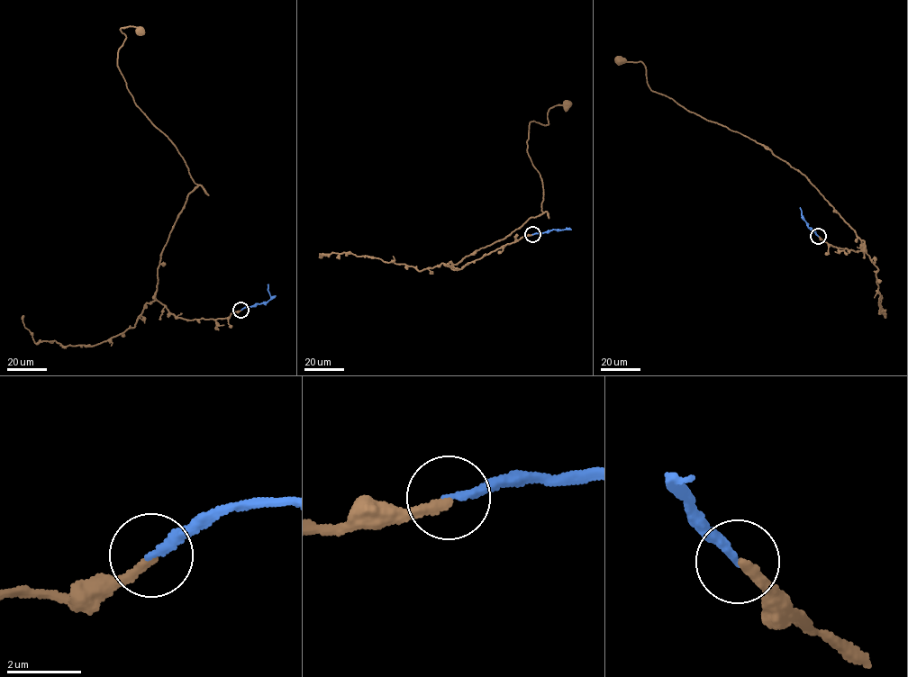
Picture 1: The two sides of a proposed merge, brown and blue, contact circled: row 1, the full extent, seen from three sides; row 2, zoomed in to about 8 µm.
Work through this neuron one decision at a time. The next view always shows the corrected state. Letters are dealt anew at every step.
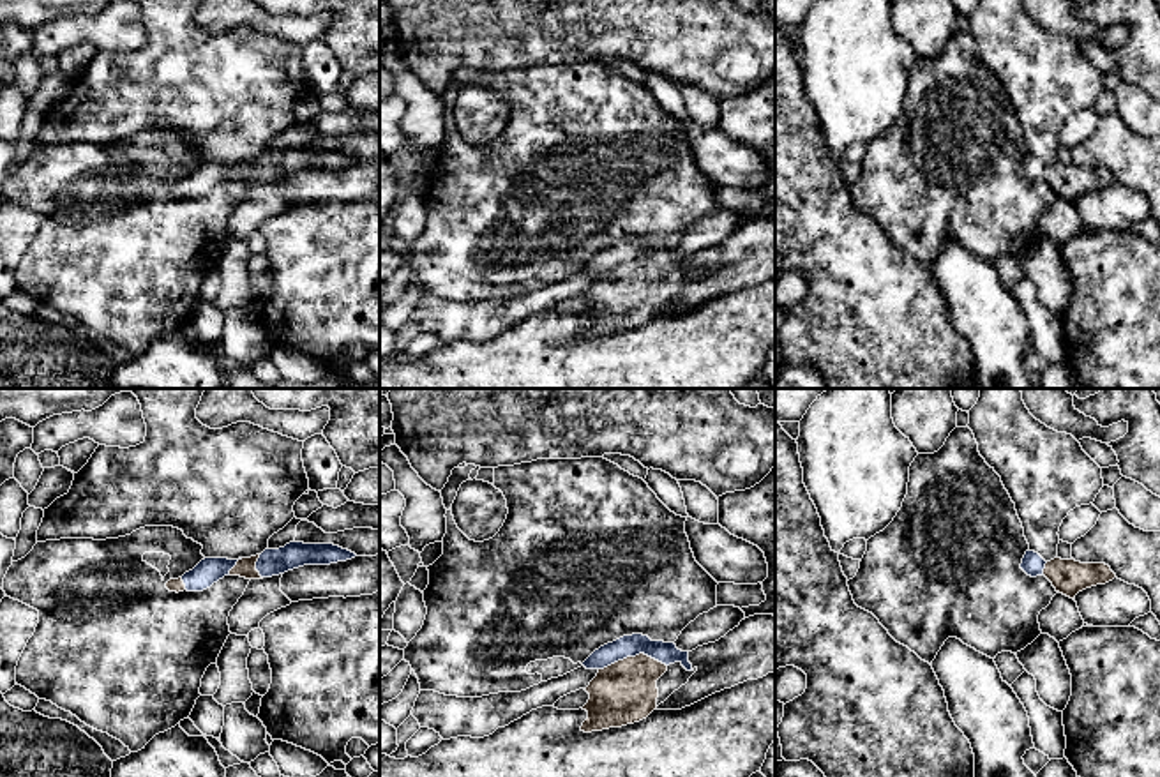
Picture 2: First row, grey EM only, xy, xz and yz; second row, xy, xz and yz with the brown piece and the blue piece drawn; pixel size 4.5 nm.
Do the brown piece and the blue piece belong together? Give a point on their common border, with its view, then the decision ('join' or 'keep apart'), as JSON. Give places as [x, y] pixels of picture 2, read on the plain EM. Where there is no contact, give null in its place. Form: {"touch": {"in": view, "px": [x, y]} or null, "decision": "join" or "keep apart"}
{"touch": {"in": "xz", "px": [632, 262]}, "decision": "join"}

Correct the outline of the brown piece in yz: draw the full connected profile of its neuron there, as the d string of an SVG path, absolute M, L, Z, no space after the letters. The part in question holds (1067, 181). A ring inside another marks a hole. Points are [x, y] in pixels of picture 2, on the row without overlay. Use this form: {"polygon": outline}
{"polygon": "M1026 155L1021 173L1031 182L1045 180L1056 196L1070 203L1075 203L1075 200L1086 192L1105 189L1116 182L1105 168L1081 168L1073 162L1045 166L1035 155Z"}

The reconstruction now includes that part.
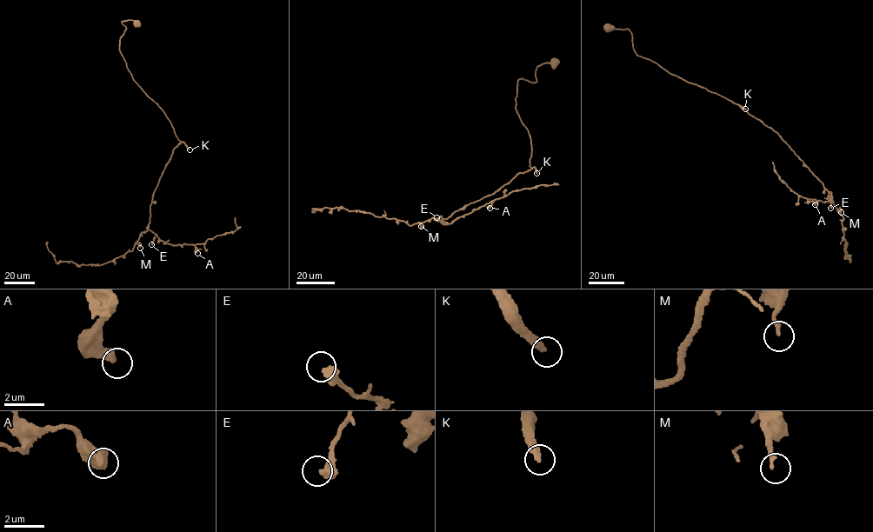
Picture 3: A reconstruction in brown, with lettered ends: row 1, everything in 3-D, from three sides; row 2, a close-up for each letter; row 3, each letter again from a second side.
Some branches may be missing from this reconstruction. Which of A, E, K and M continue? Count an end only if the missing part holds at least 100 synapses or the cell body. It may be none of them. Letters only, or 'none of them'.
K

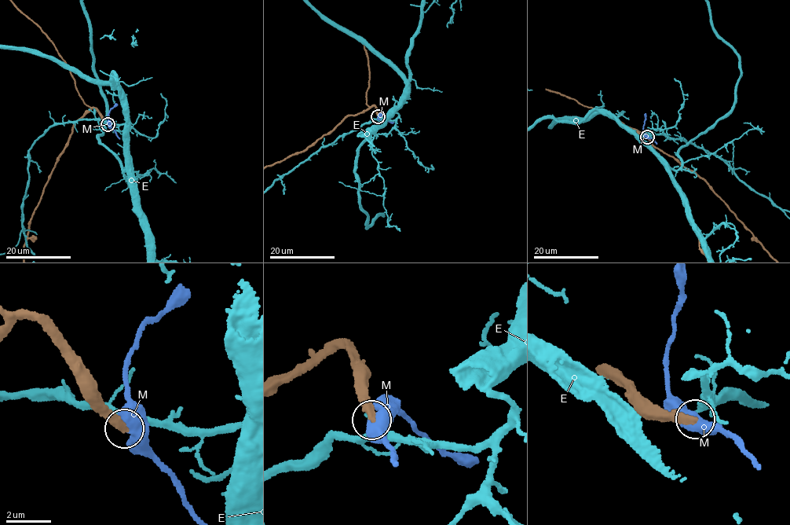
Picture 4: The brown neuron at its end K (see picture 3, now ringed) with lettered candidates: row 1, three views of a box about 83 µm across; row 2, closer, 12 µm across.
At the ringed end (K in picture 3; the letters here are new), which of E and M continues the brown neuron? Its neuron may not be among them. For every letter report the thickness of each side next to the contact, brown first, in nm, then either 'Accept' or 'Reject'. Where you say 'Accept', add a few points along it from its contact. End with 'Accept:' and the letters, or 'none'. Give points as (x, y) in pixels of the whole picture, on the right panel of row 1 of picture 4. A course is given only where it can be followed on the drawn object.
E: Thickness 480 nm (brown) against 170 nm. Reject
M: Thickness 480 nm (brown) against 500 nm. Reject
Accept: none

